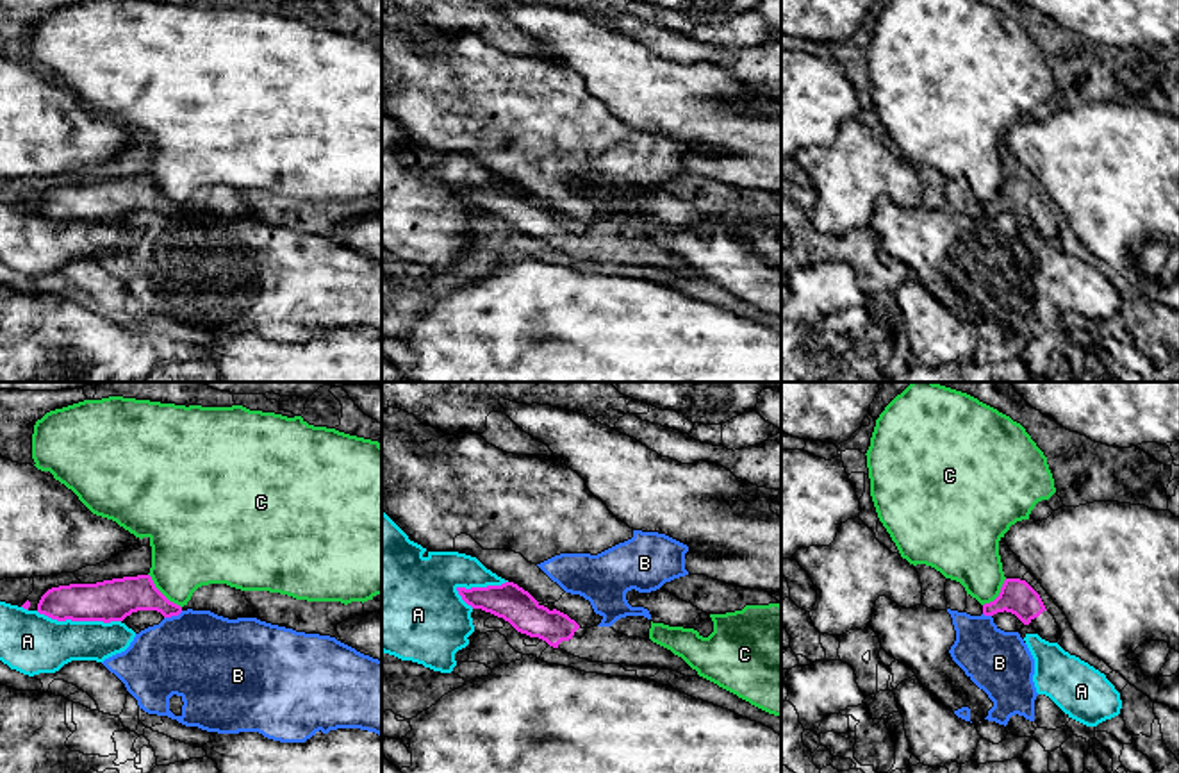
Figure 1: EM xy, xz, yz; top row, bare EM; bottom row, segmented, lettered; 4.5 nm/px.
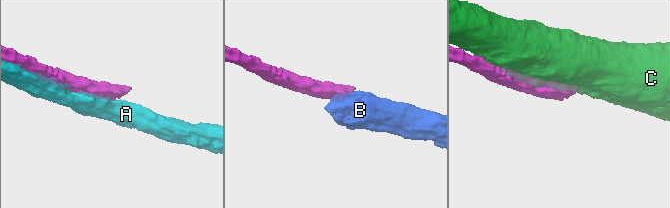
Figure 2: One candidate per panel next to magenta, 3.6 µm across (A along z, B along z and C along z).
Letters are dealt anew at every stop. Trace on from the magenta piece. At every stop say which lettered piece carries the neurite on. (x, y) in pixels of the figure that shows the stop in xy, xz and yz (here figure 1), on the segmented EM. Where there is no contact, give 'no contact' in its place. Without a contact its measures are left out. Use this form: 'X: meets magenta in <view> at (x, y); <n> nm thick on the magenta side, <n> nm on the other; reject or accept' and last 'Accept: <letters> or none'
A: meets magenta in xy at (79, 620); 190 nm thick on the magenta side, 280 nm on the other; reject
B: meets magenta in xy at (173, 615); 170 nm thick on the magenta side, 400 nm on the other; reject
C: meets magenta in xy at (161, 593); 190 nm thick on the magenta side, 360 nm on the other; reject
Accept: none

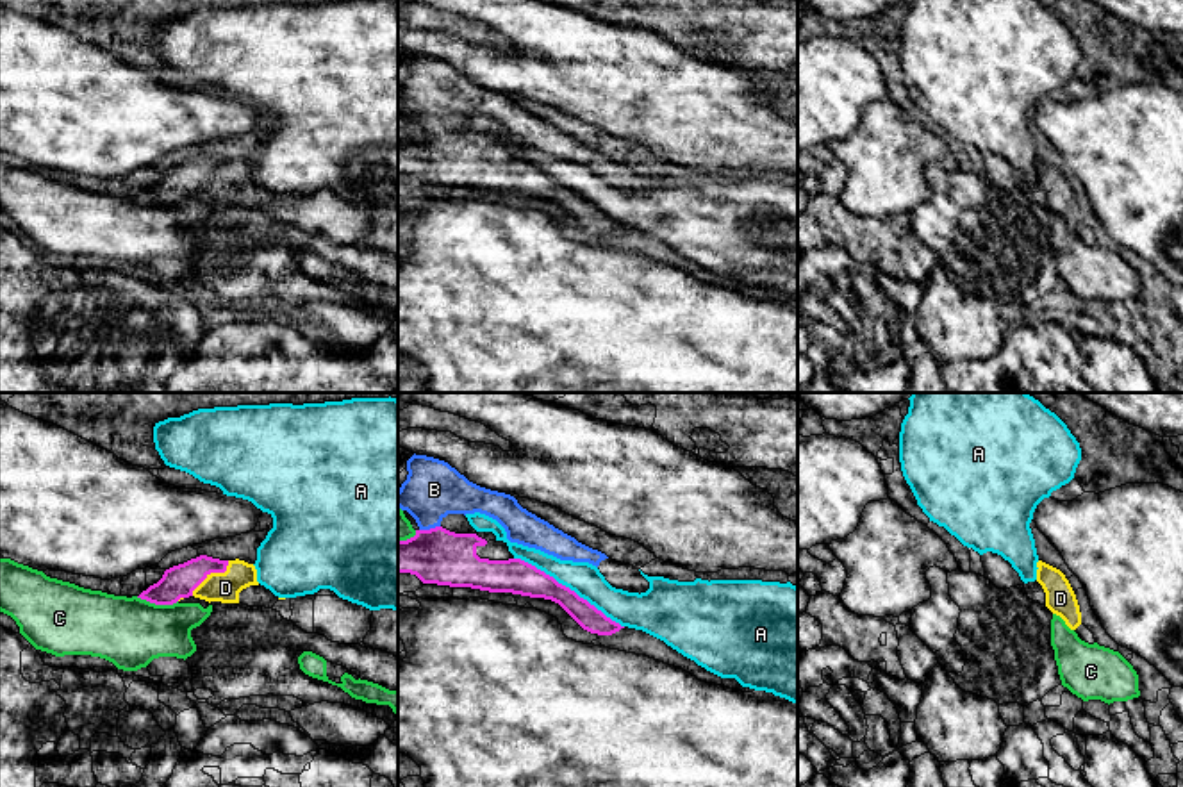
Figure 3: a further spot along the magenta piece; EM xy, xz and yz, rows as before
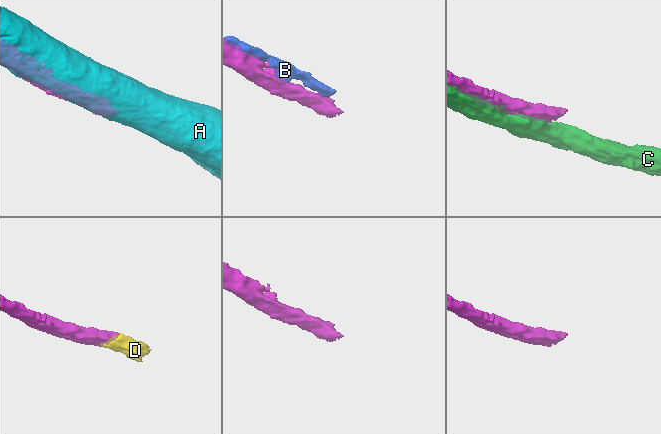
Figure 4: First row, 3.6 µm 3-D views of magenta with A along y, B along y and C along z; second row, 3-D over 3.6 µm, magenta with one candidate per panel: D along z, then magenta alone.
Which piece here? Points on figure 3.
A: meets magenta in xz at (568, 588); 160 nm thick on the magenta side, 150 nm on the other; reject
B: meets magenta in xz at (429, 530); 260 nm thick on the magenta side, 260 nm on the other; accept
C: meets magenta in xy at (157, 604); 150 nm thick on the magenta side, 320 nm on the other; reject
D: meets magenta in xy at (211, 571); 150 nm thick on the magenta side, 140 nm on the other; accept
Accept: B, D

